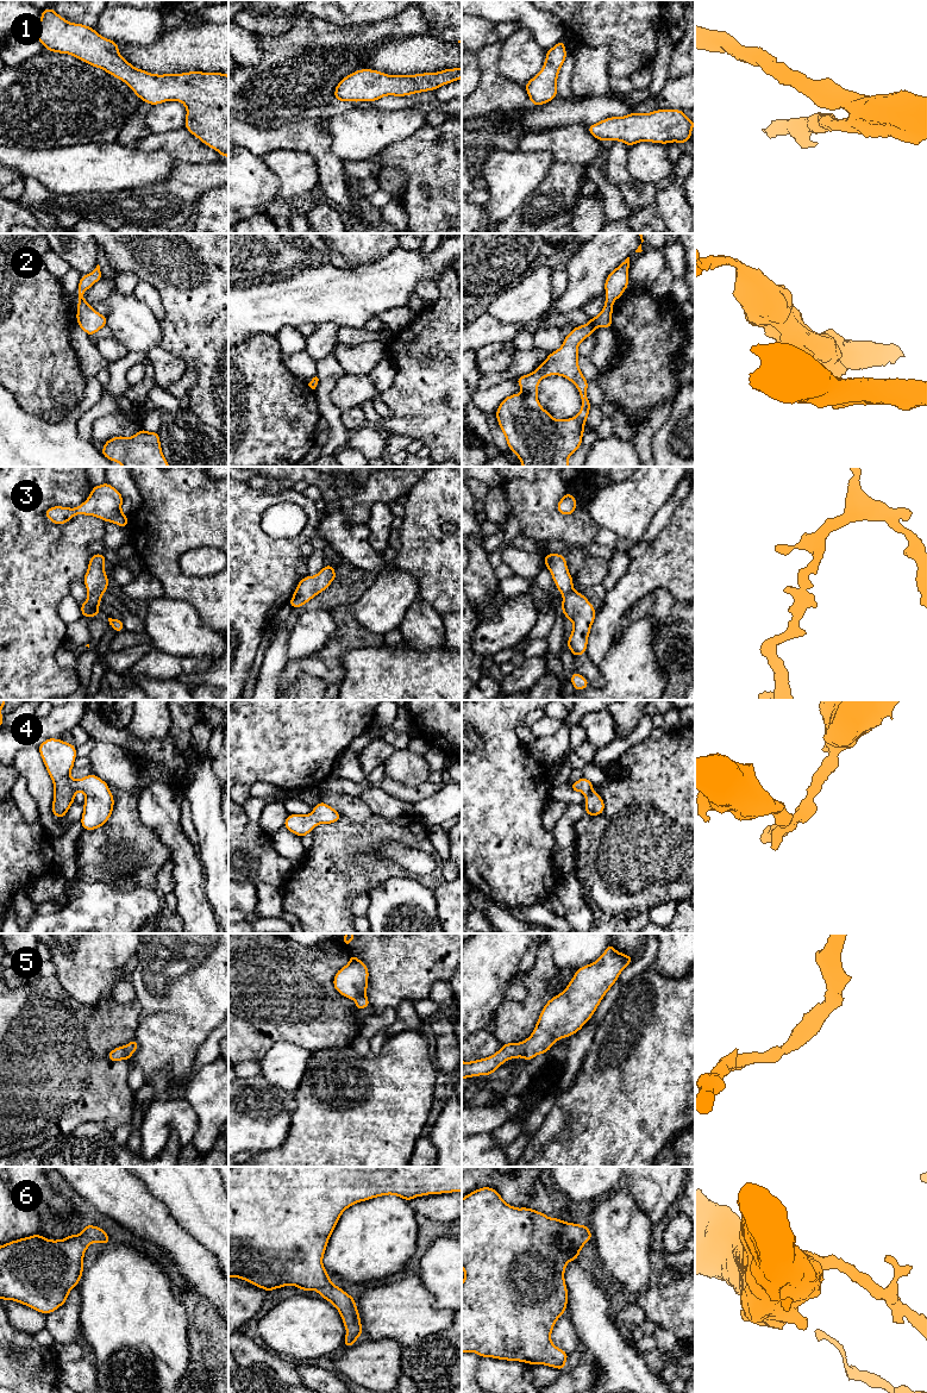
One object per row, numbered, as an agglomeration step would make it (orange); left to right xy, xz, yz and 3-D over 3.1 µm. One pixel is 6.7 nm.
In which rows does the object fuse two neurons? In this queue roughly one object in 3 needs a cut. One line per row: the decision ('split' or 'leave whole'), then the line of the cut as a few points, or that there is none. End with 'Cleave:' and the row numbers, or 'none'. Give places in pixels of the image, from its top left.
1: leave whole | no cut
2: leave whole | no cut
3: leave whole | no cut
4: leave whole | no cut
5: leave whole | no cut
6: leave whole | no cut
Cleave: none

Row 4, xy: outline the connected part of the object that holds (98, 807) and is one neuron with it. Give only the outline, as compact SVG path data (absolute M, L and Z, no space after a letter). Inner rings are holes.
M48 738L37 749L54 782L54 801L51 805L54 816L64 818L71 804L75 801L75 794L81 791L86 797L83 814L81 817L83 830L95 830L104 826L109 819L114 806L114 798L109 791L108 783L95 774L83 776L81 780L70 777L70 770L74 768L76 758L76 747L74 744L65 743L62 739Z

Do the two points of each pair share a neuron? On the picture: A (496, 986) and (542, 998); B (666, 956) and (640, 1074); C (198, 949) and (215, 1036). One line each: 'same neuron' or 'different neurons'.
A: different neurons
B: different neurons
C: different neurons

